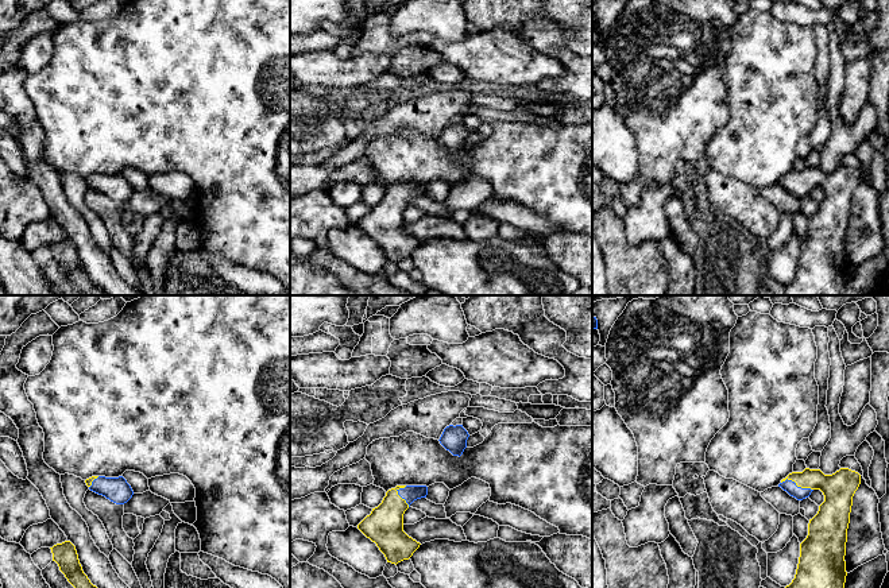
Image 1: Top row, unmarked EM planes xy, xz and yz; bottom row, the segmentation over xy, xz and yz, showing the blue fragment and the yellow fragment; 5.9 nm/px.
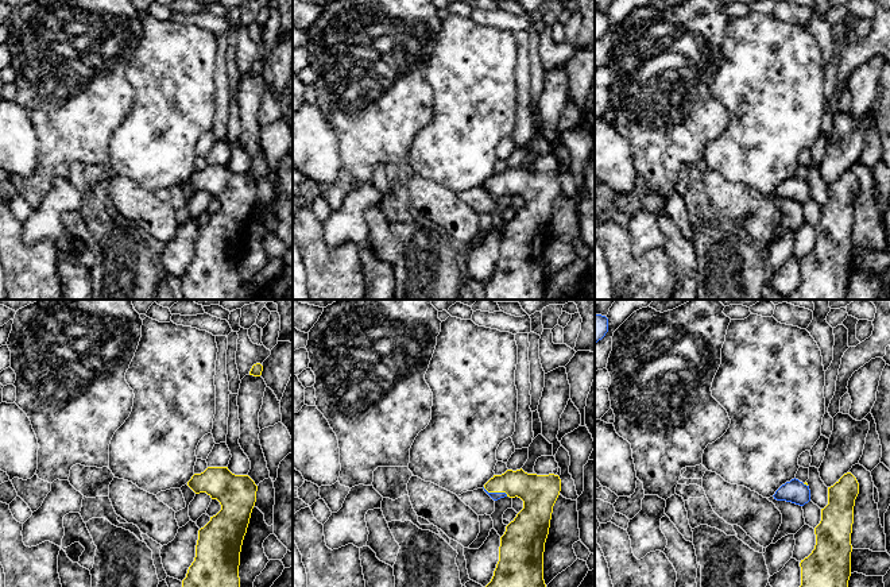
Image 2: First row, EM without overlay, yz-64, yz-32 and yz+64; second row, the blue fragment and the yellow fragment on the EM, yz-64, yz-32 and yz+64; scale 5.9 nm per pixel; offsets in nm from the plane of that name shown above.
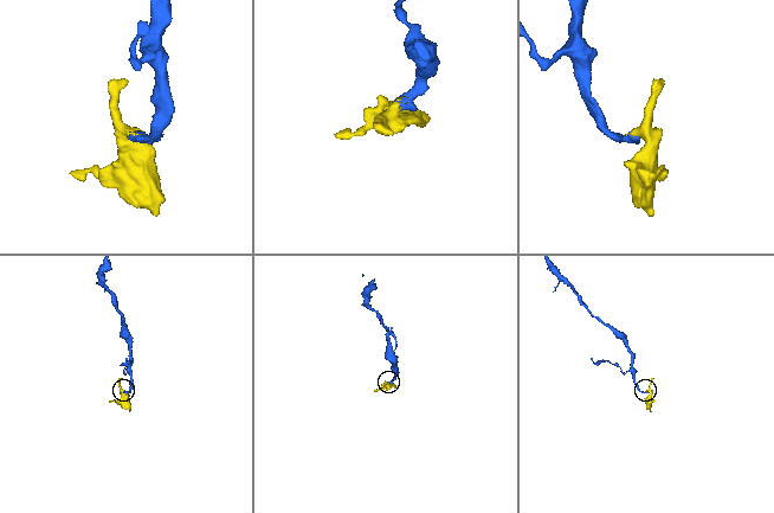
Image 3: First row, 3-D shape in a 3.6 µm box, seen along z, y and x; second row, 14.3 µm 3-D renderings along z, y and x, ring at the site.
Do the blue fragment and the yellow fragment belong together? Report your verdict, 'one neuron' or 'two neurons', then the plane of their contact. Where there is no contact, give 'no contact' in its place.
one neuron | yz

